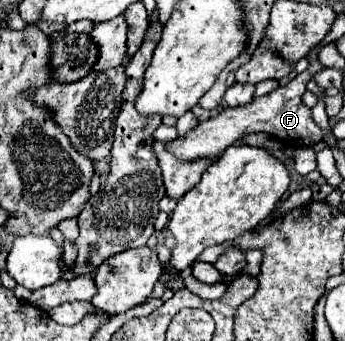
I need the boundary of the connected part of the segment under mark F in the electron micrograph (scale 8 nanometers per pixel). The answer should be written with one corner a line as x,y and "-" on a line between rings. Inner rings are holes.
318,47
310,49
310,53
306,55
308,59
308,69
304,73
298,73
288,85
274,89
268,95
256,97
246,105
240,107
228,107
224,111
220,111
218,117
212,117
208,121
202,121
196,129
192,129
188,135
184,137
176,137
174,141
166,143
166,147
178,155
184,161
194,161
200,157
218,157
222,155
232,143
240,141
242,135
246,133
268,133
272,137
276,137
278,141
284,141
286,145
300,145
300,147
310,147
314,143
320,141
322,131
316,127
314,119
312,119
312,111
302,103
302,95
306,91
306,83
324,69
324,65
320,65
318,61

